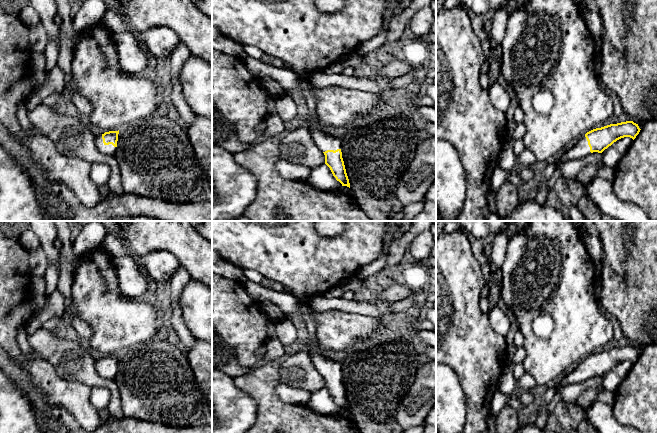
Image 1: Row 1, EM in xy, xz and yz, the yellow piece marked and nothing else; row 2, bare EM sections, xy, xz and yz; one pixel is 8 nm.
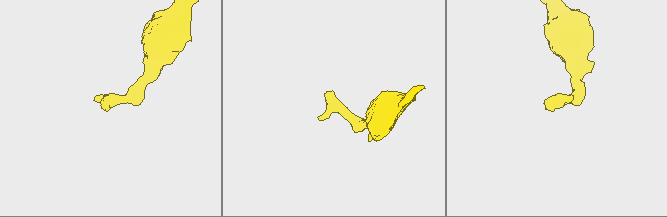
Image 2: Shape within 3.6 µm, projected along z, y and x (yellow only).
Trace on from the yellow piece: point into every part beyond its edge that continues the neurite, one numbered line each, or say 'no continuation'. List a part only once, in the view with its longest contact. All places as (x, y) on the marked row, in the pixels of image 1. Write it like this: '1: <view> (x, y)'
1: xy (109, 149)

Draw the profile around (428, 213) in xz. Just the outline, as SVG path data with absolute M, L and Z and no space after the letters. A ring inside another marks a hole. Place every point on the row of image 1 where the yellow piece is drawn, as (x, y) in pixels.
M436 180L423 199L423 210L412 221L436 221Z

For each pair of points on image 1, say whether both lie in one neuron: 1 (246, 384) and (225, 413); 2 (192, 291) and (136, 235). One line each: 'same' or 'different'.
1: different
2: different

